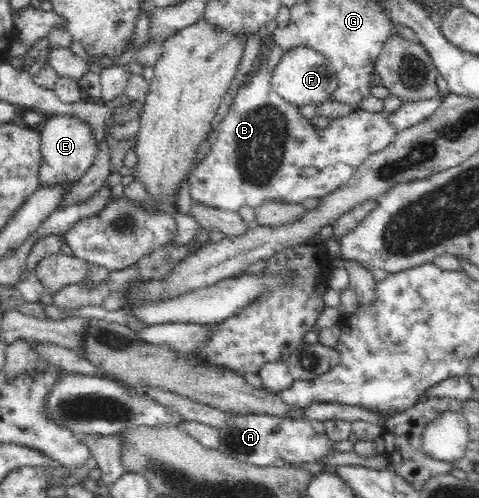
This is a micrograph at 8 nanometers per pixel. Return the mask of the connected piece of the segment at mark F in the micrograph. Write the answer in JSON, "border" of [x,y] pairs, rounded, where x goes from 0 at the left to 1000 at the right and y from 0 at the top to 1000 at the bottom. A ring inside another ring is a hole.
{"border":[[[622,90],[595,100],[580,127],[568,137],[566,171],[591,199],[628,217],[645,207],[666,211],[687,201],[706,177],[706,151],[687,118],[656,98]]]}

